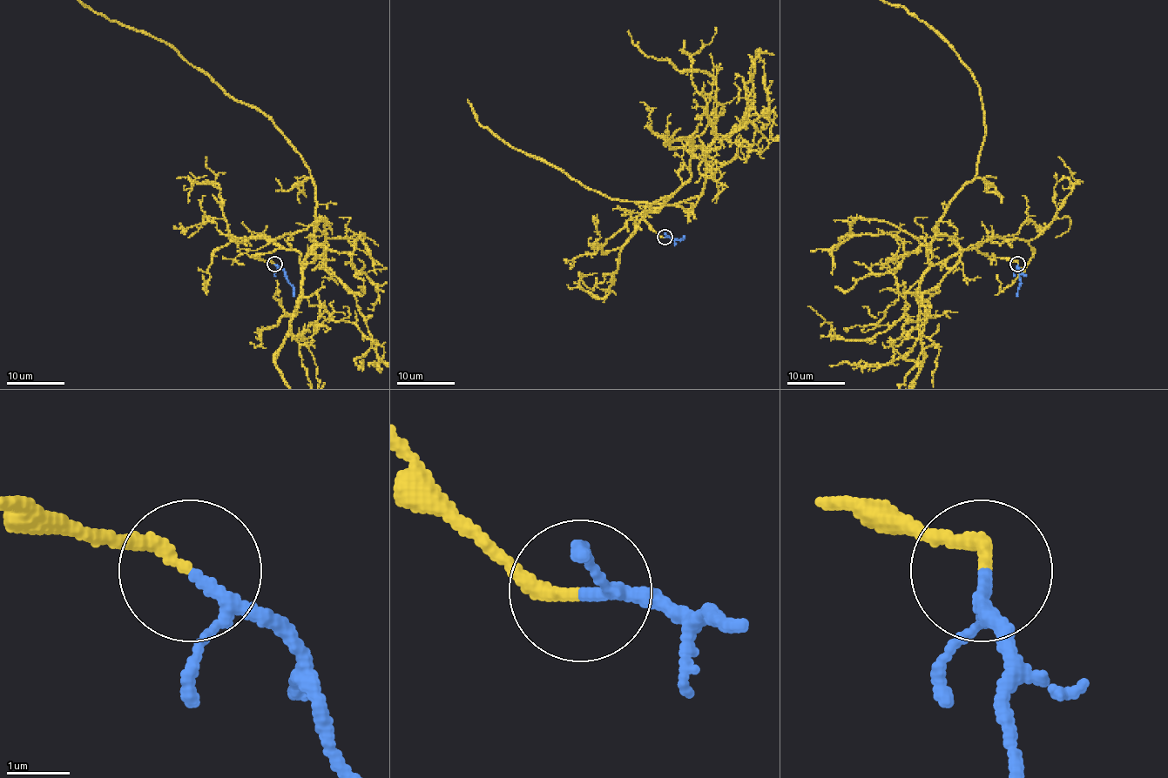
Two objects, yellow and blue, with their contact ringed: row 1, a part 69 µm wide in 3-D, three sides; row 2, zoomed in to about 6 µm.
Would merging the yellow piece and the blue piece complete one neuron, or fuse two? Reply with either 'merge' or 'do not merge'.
merge

